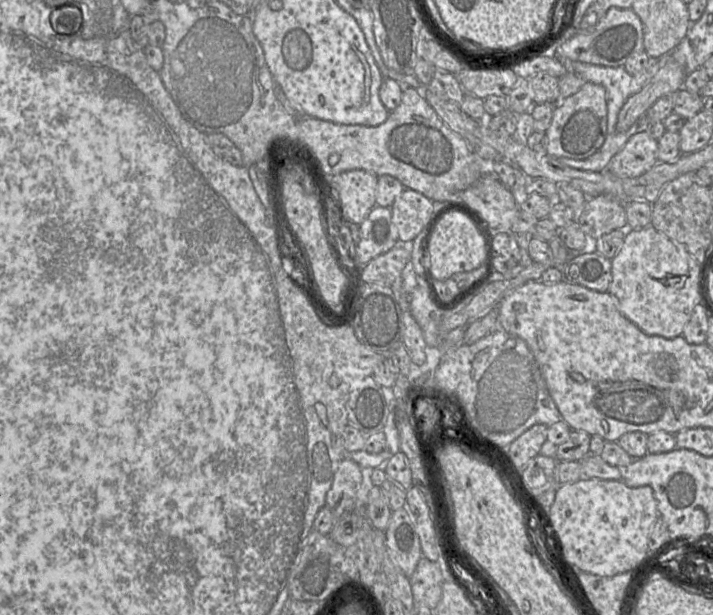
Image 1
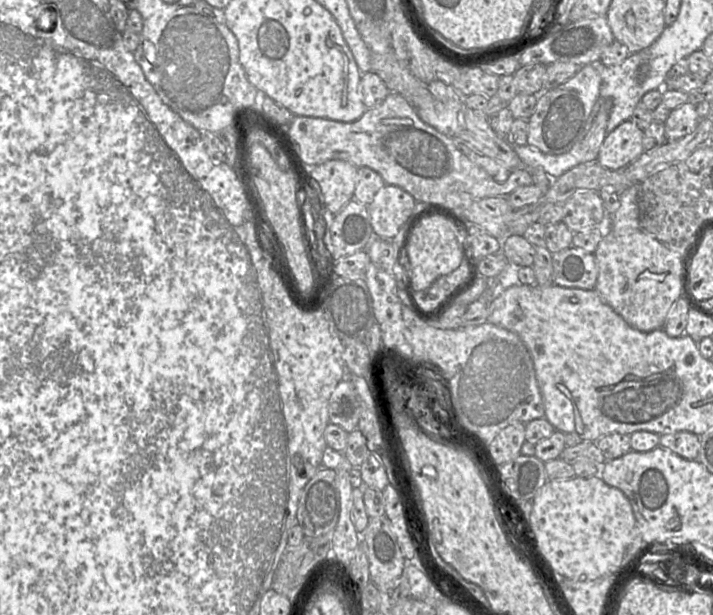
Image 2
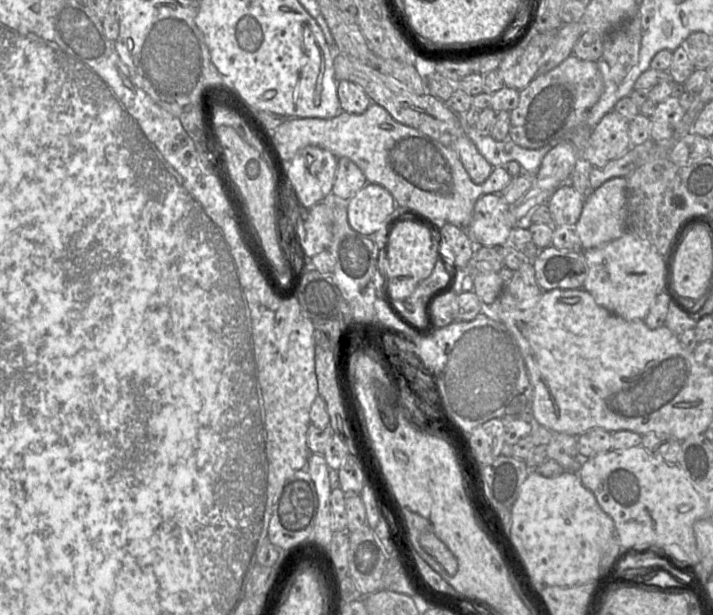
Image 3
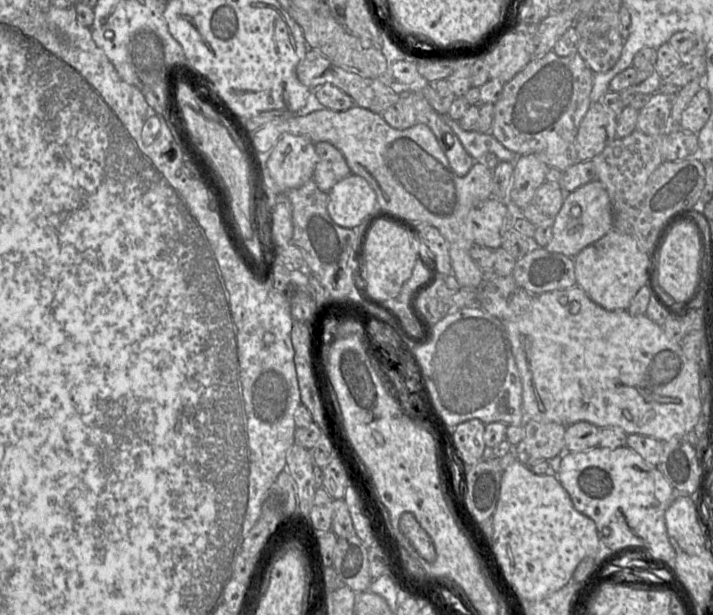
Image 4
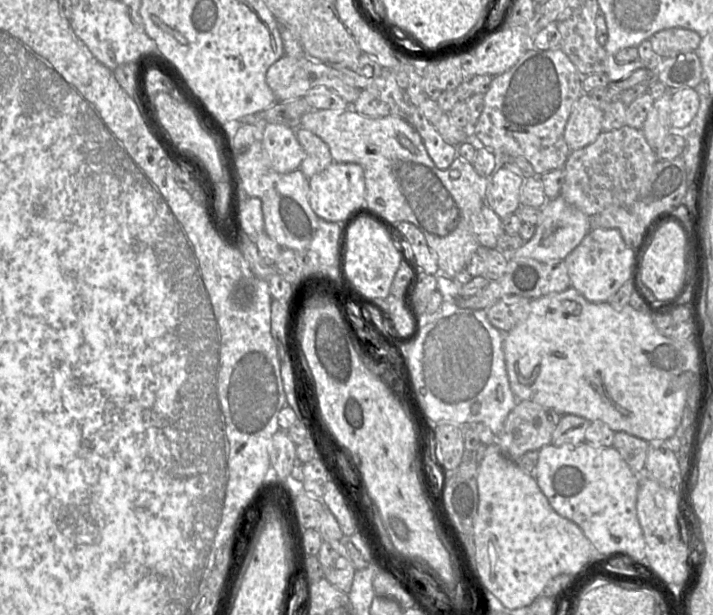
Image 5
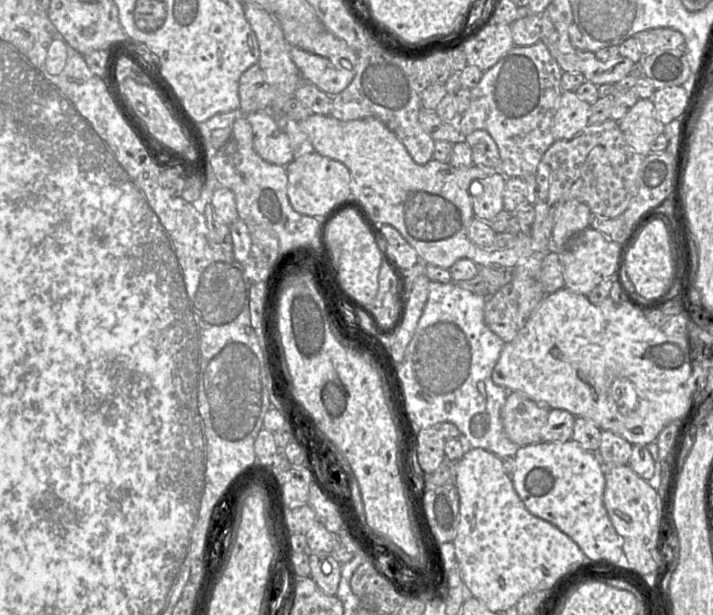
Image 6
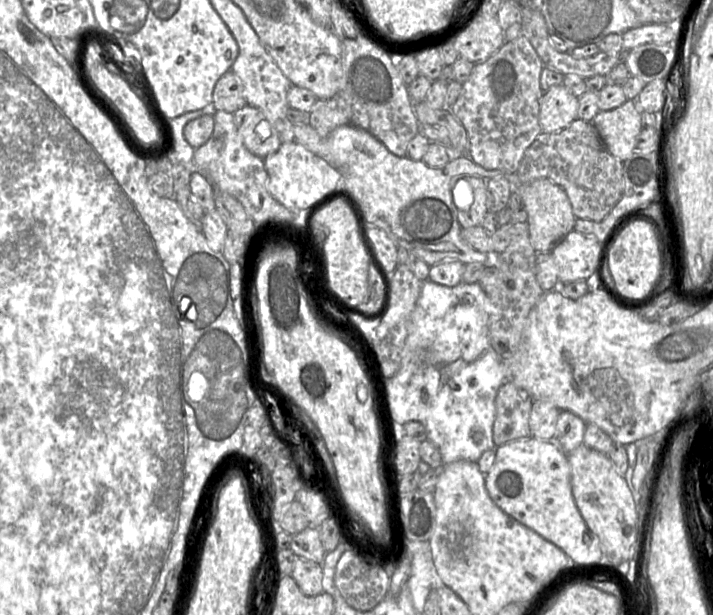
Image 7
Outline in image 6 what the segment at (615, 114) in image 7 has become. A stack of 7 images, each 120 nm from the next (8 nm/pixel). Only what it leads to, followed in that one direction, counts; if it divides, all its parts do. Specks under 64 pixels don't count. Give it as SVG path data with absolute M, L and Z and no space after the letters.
M651 99L639 101L618 121L626 142L640 155L647 156L655 139L664 132Z

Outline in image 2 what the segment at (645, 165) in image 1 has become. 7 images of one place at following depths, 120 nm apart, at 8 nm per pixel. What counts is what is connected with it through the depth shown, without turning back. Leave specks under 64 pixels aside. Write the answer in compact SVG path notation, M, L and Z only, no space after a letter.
M631 120L623 121L605 137L596 162L610 170L622 170L645 151L642 140L643 130Z

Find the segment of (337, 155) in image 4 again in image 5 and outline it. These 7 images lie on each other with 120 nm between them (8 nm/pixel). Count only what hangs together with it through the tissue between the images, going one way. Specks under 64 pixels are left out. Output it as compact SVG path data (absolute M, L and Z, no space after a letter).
M301 127L295 129L295 134L305 151L305 158L299 169L308 179L334 162L328 145L320 137Z

